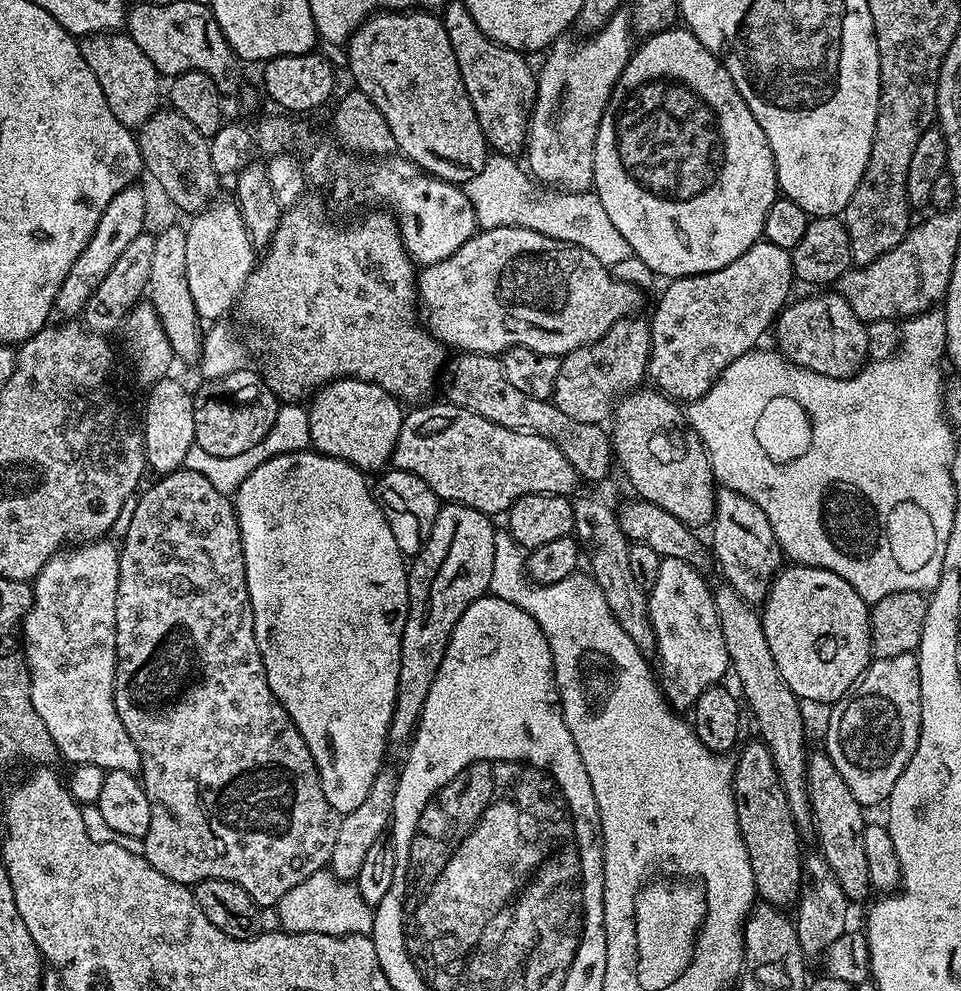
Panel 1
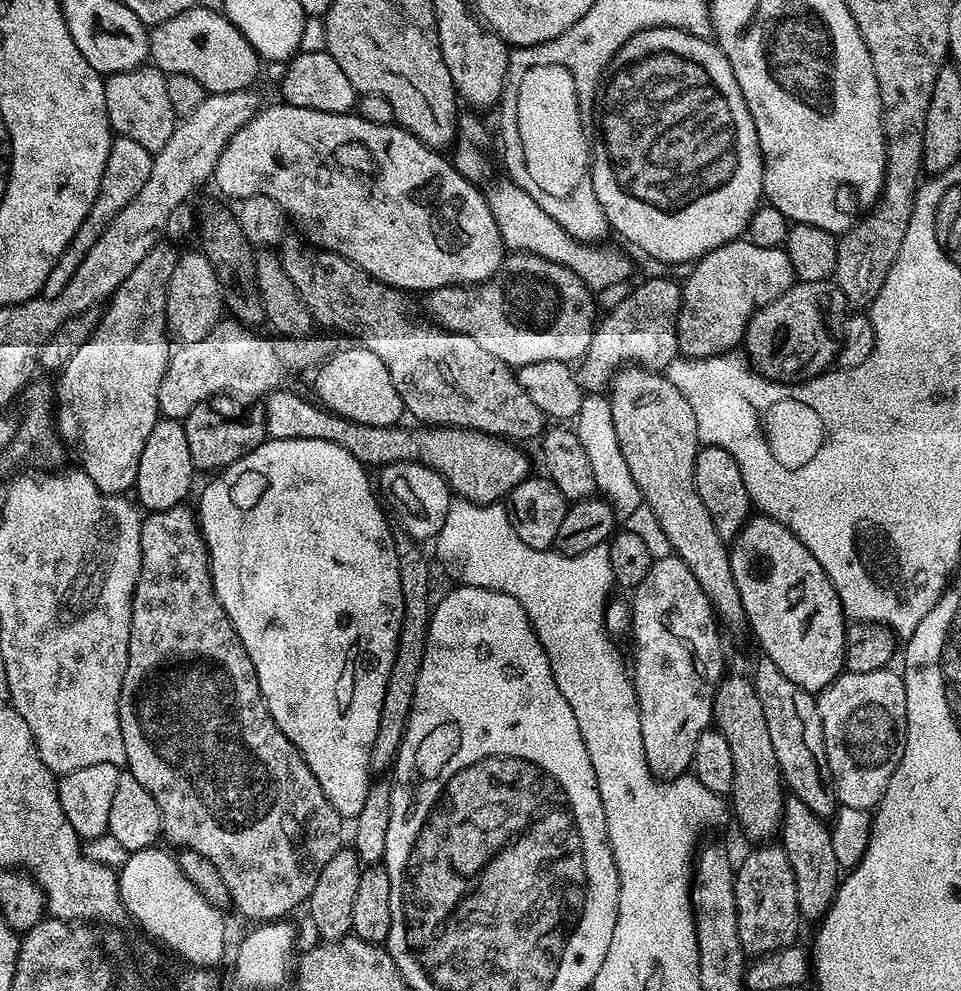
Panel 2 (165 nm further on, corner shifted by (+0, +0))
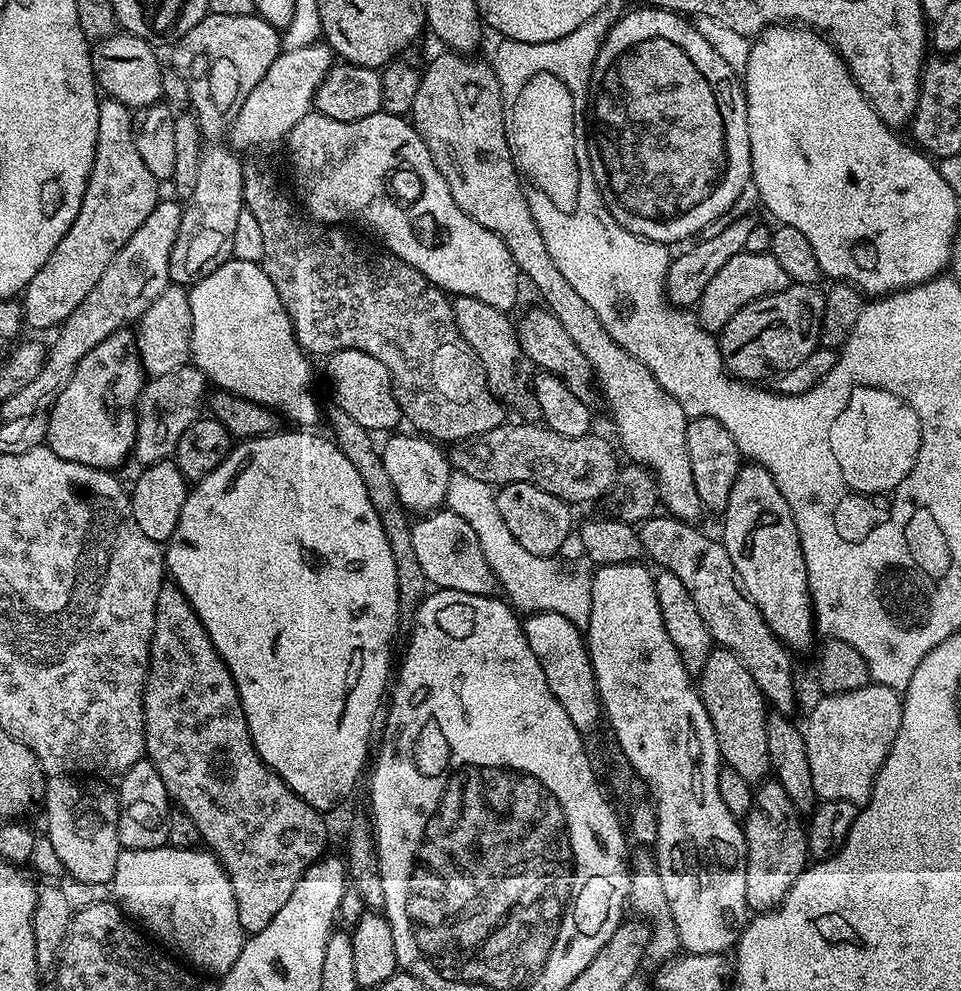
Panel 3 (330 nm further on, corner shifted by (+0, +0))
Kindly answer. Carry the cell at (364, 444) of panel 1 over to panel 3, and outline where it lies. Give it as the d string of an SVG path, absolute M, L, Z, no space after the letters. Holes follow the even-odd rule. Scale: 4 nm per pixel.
M344 348L327 357L326 364L328 376L332 379L331 395L336 404L342 406L342 410L346 410L346 414L350 414L354 422L358 422L358 426L367 428L373 434L379 434L384 431L387 433L397 427L396 423L401 423L400 407L392 393L392 379L386 366L382 366L378 358L370 358L370 354L363 350Z

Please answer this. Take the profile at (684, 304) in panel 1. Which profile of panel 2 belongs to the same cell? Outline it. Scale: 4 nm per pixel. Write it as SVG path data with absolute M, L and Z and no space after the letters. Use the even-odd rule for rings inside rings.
M746 238L731 240L706 255L700 257L691 265L692 273L683 277L680 290L680 309L676 315L676 337L678 338L678 352L684 358L706 358L720 356L723 352L730 352L741 347L744 332L752 320L757 308L774 302L786 290L790 290L797 283L794 266L790 262L784 248L767 248L754 246Z

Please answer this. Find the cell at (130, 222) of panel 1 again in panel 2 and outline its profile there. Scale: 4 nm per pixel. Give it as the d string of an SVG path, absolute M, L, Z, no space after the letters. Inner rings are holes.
M116 136L113 139L110 154L106 158L106 170L102 170L102 182L98 186L98 194L94 198L94 206L90 206L90 214L86 214L82 226L78 226L74 238L70 238L66 250L62 250L58 262L54 262L54 270L50 270L50 275L46 277L43 295L57 296L62 294L62 290L66 290L70 278L74 278L74 270L78 270L78 266L82 266L82 258L86 258L86 254L90 254L90 246L94 246L94 242L98 242L102 230L106 230L106 226L110 226L110 222L118 214L122 214L122 210L126 210L126 206L130 206L134 194L138 194L138 190L142 190L146 178L150 178L152 158L153 153L138 146L138 142L134 142L134 138Z

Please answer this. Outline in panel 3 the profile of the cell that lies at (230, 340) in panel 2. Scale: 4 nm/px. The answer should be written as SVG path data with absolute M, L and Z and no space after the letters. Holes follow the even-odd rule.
M191 363L182 365L178 370L170 370L170 374L151 377L145 383L140 402L136 405L136 441L132 447L134 460L140 466L147 466L169 459L176 451L178 438L186 434L195 420L201 419L209 392L208 377Z

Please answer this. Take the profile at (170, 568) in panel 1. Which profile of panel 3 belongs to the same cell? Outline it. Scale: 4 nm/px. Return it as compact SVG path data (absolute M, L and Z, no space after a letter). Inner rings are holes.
M171 582L161 585L156 603L148 677L144 683L144 751L162 778L169 801L194 818L201 841L226 870L238 906L238 922L245 933L266 930L274 922L274 914L294 894L302 874L325 855L328 824L321 813L298 798L281 776L262 762L250 738L242 702L226 662L221 660L214 642L210 642L210 634L206 634L182 590Z

